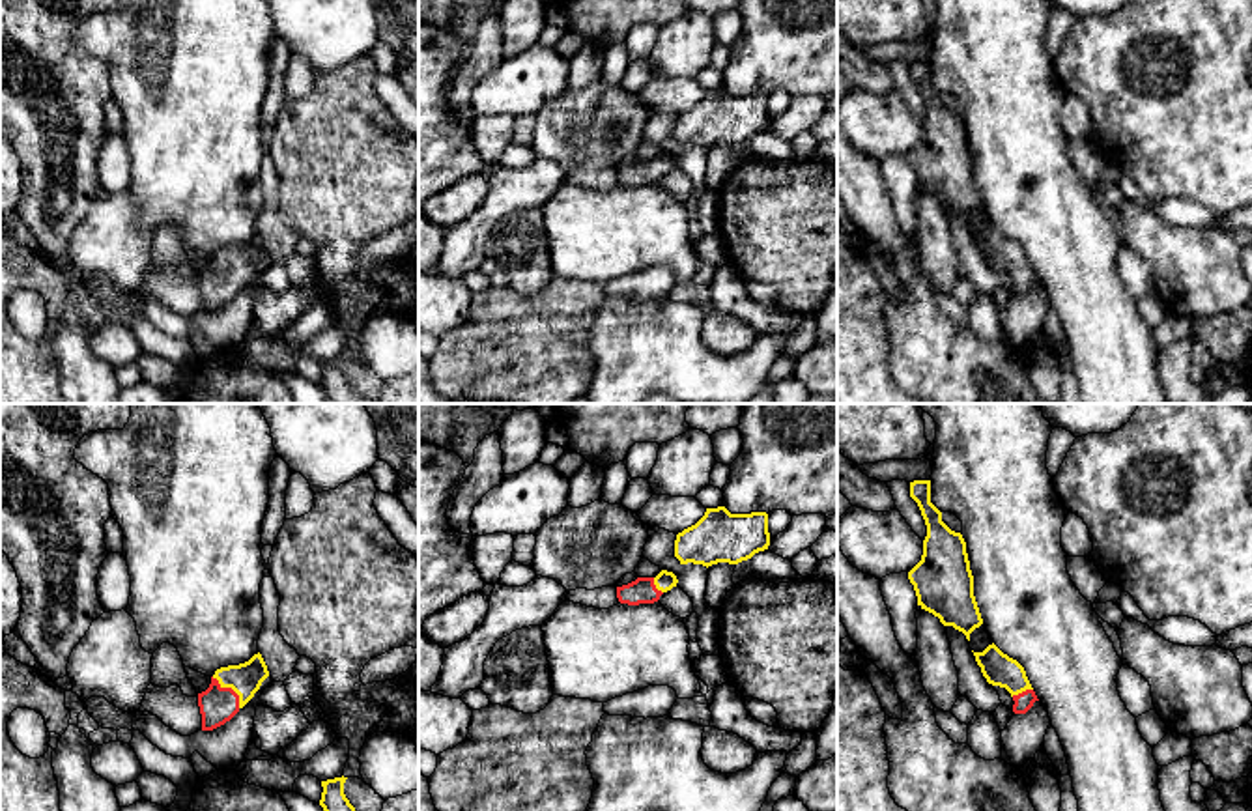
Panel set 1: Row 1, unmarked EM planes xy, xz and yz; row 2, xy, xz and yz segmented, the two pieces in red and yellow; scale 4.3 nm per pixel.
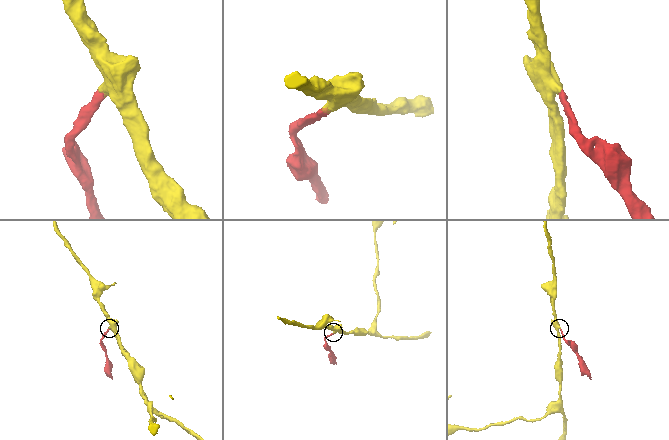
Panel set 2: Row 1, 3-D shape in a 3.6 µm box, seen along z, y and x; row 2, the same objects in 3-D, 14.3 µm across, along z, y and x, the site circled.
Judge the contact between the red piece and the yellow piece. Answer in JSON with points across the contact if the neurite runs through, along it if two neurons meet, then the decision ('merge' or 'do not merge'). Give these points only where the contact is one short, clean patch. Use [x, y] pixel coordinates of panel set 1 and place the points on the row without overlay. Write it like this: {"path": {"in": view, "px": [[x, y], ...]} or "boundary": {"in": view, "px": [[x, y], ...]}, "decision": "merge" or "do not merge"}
{"path": {"in": "xy", "px": [[217, 286], [230, 270], [245, 260]]}, "decision": "merge"}

